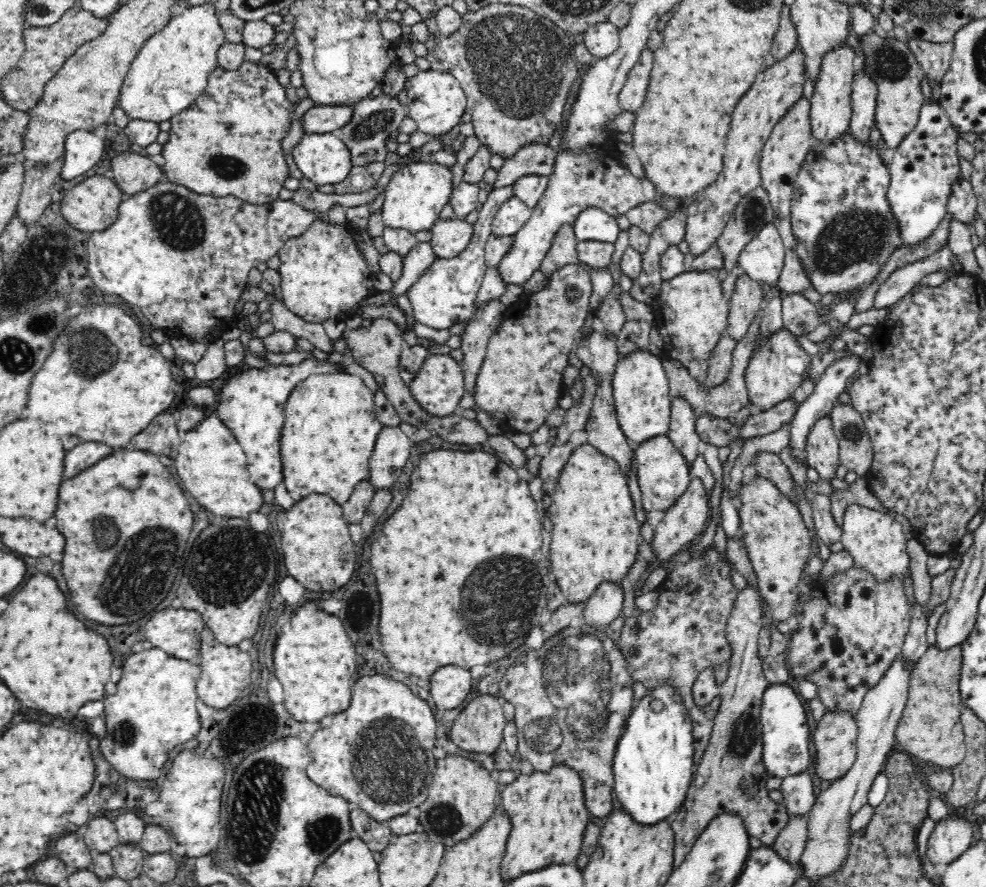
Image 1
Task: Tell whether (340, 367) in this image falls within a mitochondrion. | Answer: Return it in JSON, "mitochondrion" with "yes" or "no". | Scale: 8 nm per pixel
{"mitochondrion":"no"}

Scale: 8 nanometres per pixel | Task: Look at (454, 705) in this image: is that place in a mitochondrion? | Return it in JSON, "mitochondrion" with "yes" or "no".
{"mitochondrion":"no"}

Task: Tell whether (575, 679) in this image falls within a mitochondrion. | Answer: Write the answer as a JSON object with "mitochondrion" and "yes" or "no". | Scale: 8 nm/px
{"mitochondrion":"yes"}

